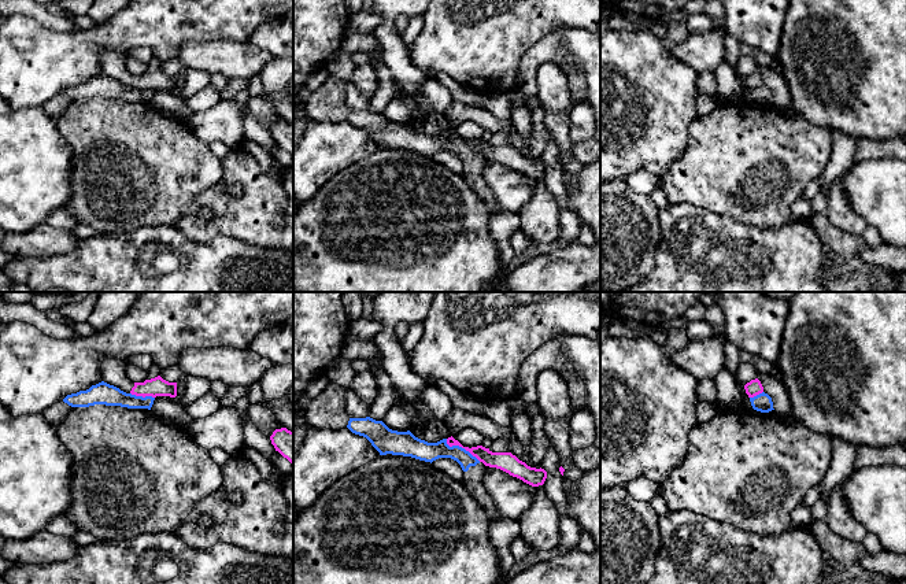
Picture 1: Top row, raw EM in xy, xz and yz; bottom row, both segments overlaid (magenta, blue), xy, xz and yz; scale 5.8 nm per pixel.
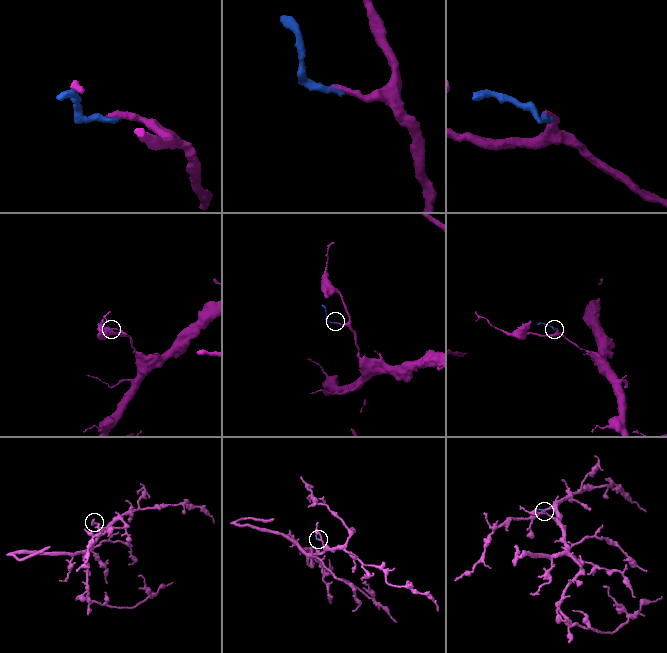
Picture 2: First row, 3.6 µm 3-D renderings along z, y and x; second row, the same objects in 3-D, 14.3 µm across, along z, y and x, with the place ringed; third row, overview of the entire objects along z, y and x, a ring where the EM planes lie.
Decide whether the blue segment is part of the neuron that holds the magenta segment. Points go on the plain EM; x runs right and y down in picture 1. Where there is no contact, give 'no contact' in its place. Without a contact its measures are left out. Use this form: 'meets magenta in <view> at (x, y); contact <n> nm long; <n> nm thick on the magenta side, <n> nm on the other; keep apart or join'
meets magenta in xz at (462, 140); contact 240 nm long; 100 nm thick on the magenta side, 120 nm on the other; keep apart

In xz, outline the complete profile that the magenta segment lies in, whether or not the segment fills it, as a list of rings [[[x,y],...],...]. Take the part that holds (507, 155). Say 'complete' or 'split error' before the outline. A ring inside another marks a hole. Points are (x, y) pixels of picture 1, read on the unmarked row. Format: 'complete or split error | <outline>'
complete | [[[452,129],[447,132],[447,137],[450,140],[452,138],[459,138],[462,141],[465,141],[466,144],[469,144],[473,149],[476,149],[480,155],[482,155],[485,159],[489,159],[489,160],[496,160],[496,162],[500,162],[506,166],[509,166],[510,169],[513,170],[517,170],[519,173],[522,173],[524,175],[532,178],[532,180],[539,180],[539,178],[543,178],[546,171],[547,171],[547,165],[544,162],[536,162],[536,160],[530,160],[528,159],[525,155],[519,154],[515,148],[513,148],[511,145],[492,145],[489,141],[485,141],[482,138],[477,138],[477,140],[463,140],[458,133],[455,133]]]

